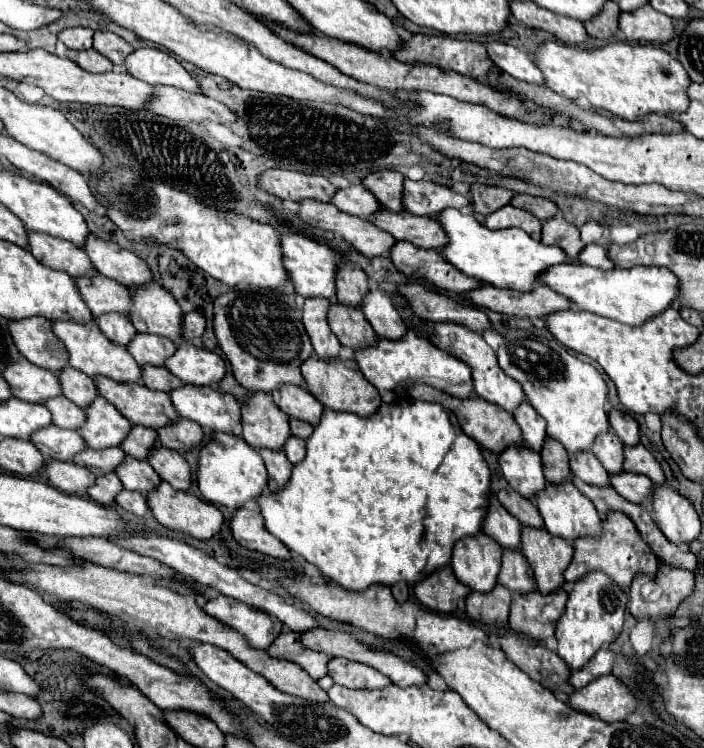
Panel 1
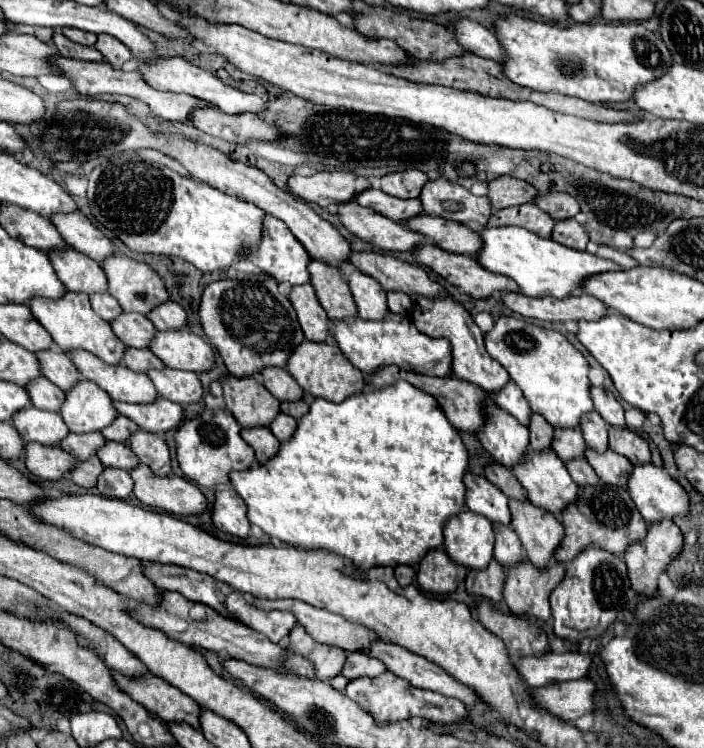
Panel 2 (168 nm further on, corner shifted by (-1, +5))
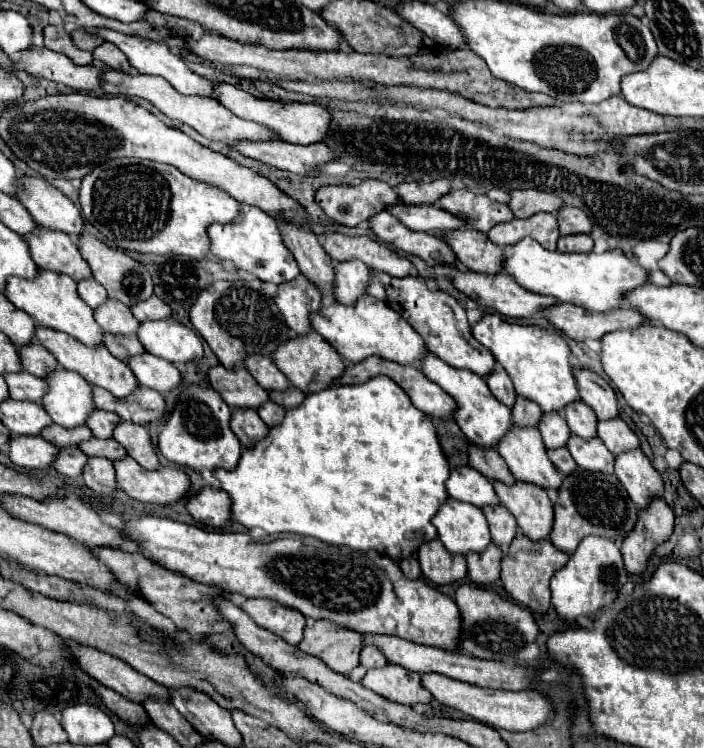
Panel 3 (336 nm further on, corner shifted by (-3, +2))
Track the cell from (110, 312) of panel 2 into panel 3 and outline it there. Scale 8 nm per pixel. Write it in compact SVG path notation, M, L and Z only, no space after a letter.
M84 278L84 280L80 280L80 282L78 282L78 294L80 294L80 298L82 298L90 308L100 306L100 304L108 298L104 286L100 286L94 278Z

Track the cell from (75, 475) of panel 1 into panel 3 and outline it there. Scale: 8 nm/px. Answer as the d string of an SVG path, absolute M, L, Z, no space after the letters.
M42 436L36 438L10 438L10 460L18 468L26 470L46 470L56 458L58 448Z

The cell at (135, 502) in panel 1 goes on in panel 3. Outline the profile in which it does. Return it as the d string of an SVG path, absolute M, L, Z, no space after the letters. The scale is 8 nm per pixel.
M88 458L82 470L82 480L86 488L98 496L110 496L116 490L116 474L108 458Z

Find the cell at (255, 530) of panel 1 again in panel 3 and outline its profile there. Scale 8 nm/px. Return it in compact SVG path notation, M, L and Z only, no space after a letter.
M204 486L198 494L186 500L186 510L194 520L212 528L222 528L230 520L230 498L222 490Z

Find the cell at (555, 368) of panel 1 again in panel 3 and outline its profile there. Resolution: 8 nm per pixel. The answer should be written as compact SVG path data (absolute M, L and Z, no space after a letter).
M486 312L482 320L472 326L472 336L494 354L496 362L508 372L516 392L534 400L542 412L562 412L566 404L580 400L568 362L570 348L560 334L536 324L510 324L498 314Z

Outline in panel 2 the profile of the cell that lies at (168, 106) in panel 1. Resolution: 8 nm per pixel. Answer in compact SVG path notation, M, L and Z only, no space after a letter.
M198 107L188 115L186 123L232 143L244 143L248 139L278 139L278 127L264 123L260 115L226 115L218 107Z

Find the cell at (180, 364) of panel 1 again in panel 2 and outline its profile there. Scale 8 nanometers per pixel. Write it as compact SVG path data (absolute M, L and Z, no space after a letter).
M188 329L158 331L150 343L150 349L170 369L206 373L214 367L212 347Z

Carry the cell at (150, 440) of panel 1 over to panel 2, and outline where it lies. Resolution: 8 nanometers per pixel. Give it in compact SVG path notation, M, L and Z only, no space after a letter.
M118 415L118 419L110 427L106 427L102 431L102 435L110 441L126 443L130 439L130 435L134 435L134 431L138 431L138 425L132 419L126 419L124 415Z

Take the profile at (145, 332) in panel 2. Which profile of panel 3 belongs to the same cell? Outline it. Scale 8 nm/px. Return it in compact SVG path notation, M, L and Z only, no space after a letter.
M110 298L108 302L104 302L104 306L94 310L94 318L104 332L112 334L136 334L140 326L140 322L136 322L128 306Z

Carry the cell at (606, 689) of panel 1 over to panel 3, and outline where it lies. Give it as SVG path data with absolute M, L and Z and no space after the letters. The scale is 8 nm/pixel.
M422 674L422 684L424 688L444 706L454 708L464 712L466 716L492 726L492 728L502 728L510 732L524 732L542 726L548 718L554 716L554 710L546 698L542 698L534 690L518 690L518 692L508 692L508 690L490 690L490 688L476 688L468 686L464 682L444 678L442 674Z

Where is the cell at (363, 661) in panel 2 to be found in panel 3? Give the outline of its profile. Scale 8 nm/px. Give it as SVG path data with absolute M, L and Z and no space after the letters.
M366 644L362 648L362 654L360 654L360 664L366 668L366 670L372 670L372 668L382 668L388 664L388 660L384 658L384 654L380 652L378 646L372 646L372 644Z

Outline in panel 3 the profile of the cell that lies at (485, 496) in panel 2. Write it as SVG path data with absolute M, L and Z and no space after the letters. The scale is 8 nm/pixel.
M460 466L450 472L450 478L446 480L446 490L448 496L470 502L478 508L486 504L498 504L498 496L494 492L494 486L488 478L484 478L478 470L470 466Z

